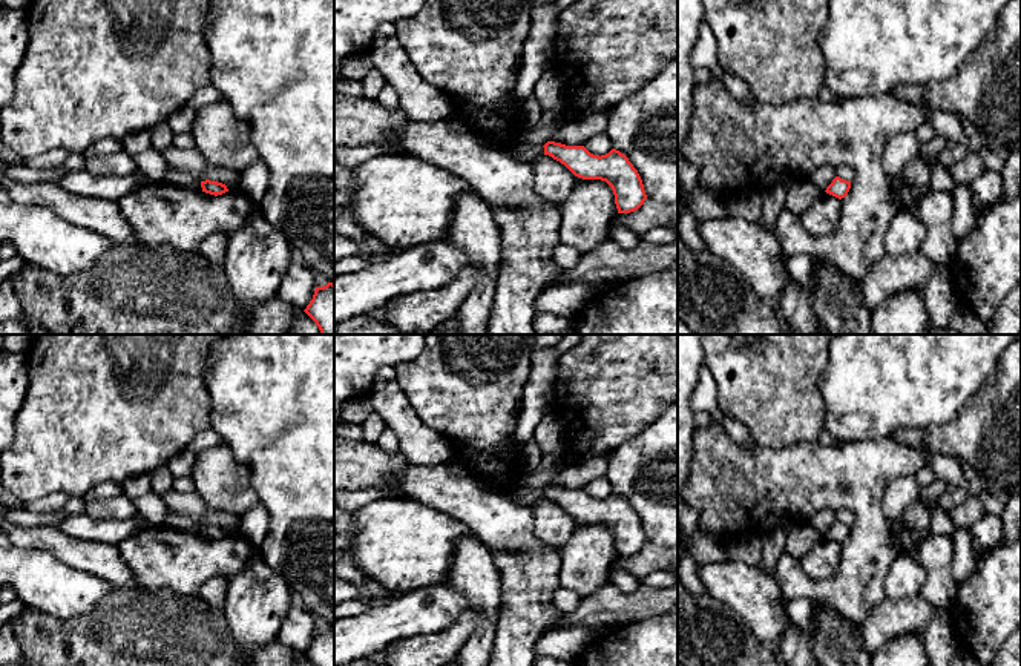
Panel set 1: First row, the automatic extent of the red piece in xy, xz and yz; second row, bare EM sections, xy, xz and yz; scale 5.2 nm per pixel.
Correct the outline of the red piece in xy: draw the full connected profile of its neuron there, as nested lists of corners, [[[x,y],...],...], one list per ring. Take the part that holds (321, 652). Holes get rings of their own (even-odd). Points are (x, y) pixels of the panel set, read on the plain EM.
[[[334,628],[316,631],[313,643],[304,655],[314,666],[334,666]]]

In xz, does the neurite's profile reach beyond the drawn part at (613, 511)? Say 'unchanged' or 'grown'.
unchanged

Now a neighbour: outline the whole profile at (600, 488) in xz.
[[[606,476],[602,477],[595,477],[593,480],[590,480],[586,486],[584,486],[584,491],[593,497],[593,499],[606,499],[609,497],[613,490],[612,490],[612,485],[610,482],[607,480]]]

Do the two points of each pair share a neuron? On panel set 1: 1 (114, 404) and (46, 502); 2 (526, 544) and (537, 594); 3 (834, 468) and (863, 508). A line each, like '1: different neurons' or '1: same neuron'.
1: different neurons
2: different neurons
3: same neuron

